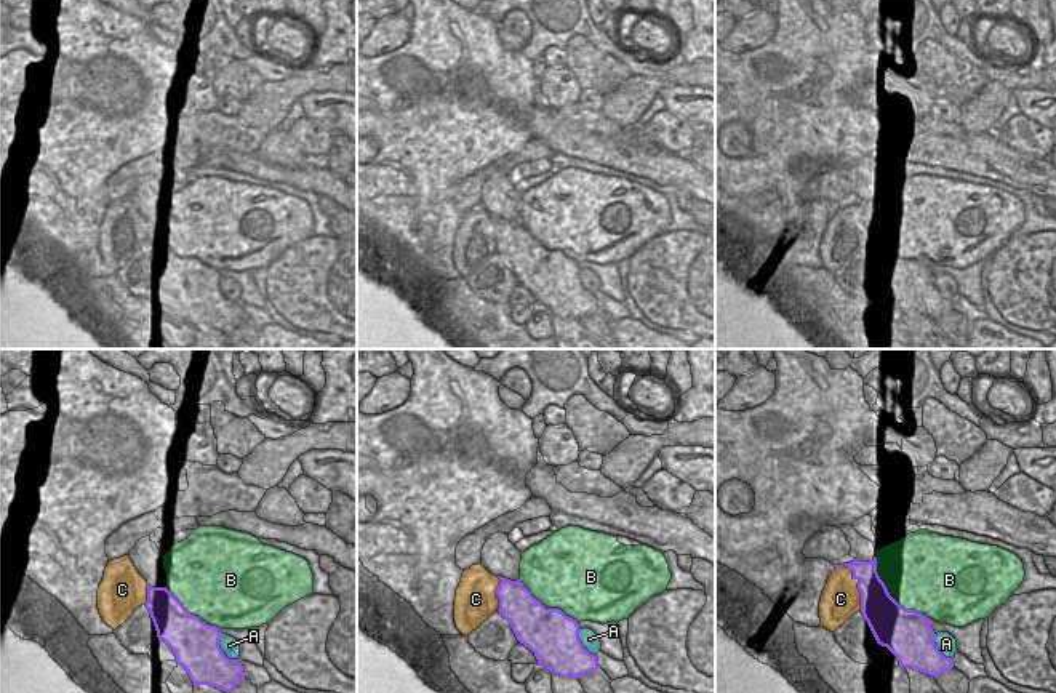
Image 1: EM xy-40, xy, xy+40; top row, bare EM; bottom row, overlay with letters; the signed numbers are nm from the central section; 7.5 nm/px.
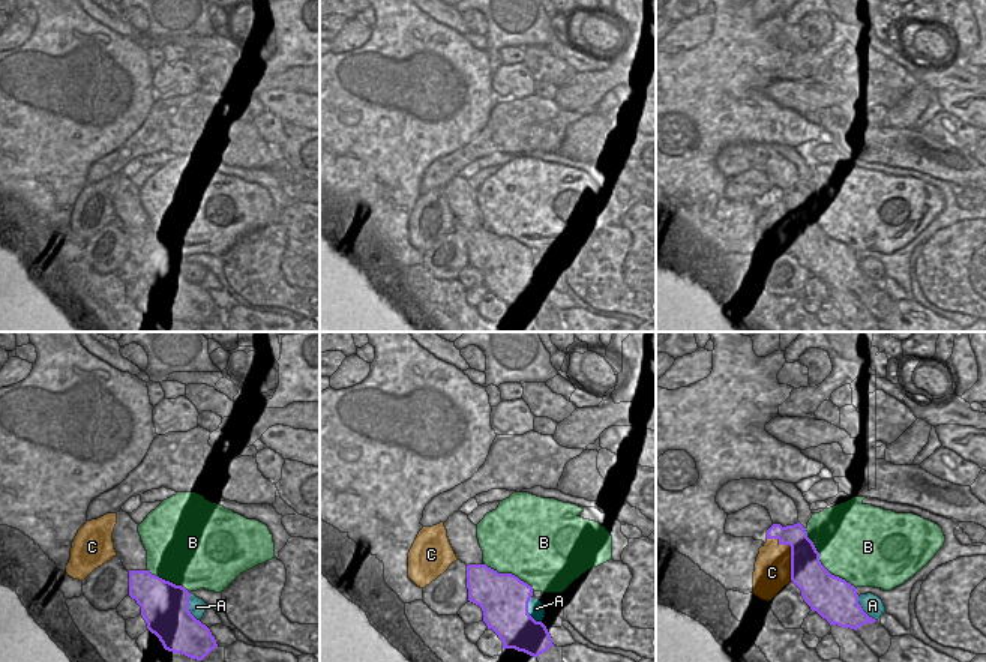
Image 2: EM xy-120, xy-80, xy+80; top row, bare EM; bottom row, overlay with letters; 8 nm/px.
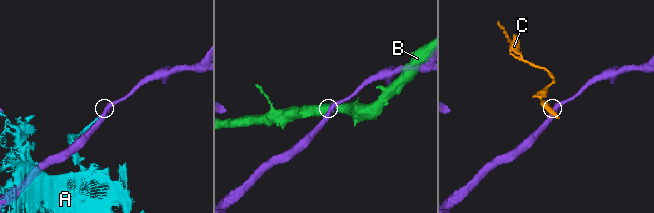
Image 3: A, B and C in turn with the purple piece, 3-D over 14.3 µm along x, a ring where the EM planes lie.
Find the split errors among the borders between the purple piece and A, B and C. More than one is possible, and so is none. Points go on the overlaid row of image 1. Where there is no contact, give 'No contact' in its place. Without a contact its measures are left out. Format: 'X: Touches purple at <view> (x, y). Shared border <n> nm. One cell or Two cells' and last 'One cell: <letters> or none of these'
A: Touches purple at xy-40 (221, 650). Shared border 240 nm. Two cells
B: Touches purple at xy+40 (890, 596). Shared border 650 nm. Two cells
C: Touches purple at xy+40 (858, 583). Shared border 380 nm. Two cells
One cell: none of these

